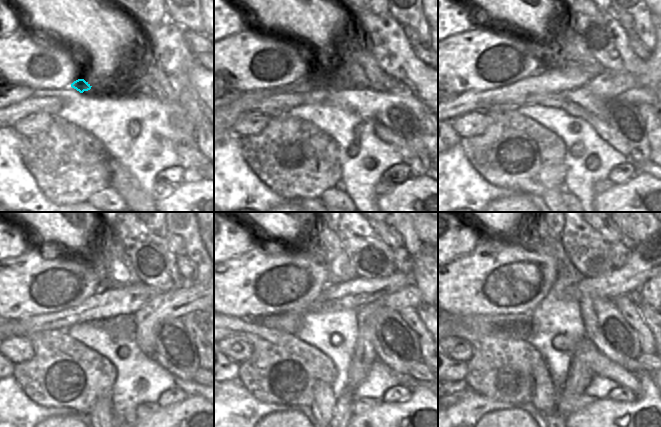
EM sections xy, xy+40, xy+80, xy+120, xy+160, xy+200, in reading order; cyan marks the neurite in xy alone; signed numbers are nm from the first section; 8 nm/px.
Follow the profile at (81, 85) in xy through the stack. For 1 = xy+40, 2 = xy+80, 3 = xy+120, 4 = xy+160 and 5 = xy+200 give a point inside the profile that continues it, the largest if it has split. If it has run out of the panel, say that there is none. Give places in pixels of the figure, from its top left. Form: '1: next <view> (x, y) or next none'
1: next xy+40 (329, 77)
2: next xy+80 (557, 77)
3: next xy+120 (109, 302)
4: next xy+160 (354, 294)
5: next xy+200 (641, 265)

